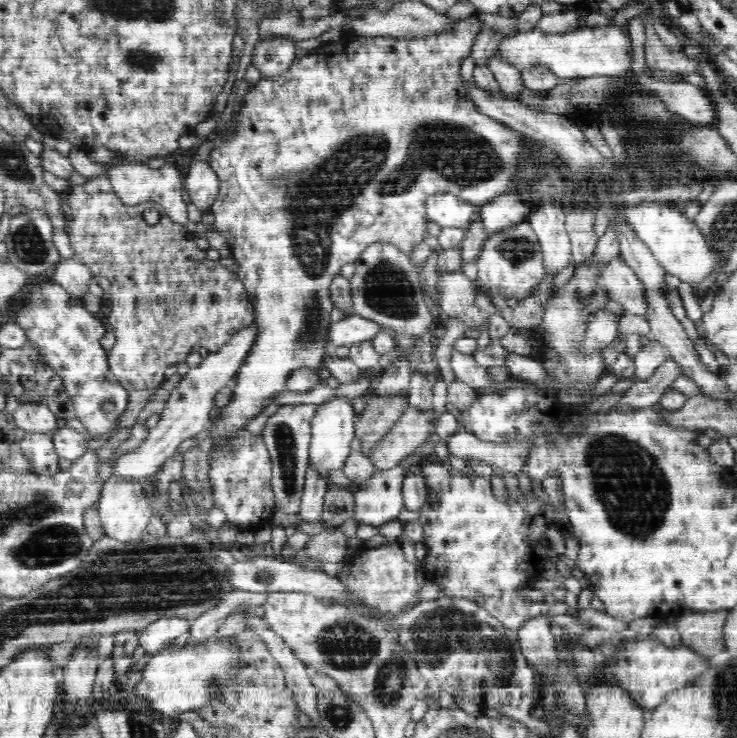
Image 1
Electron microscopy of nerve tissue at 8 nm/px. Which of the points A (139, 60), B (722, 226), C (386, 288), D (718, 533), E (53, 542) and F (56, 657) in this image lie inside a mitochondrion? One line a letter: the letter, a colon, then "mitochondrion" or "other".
A: mitochondrion
B: mitochondrion
C: mitochondrion
D: other
E: mitochondrion
F: mitochondrion

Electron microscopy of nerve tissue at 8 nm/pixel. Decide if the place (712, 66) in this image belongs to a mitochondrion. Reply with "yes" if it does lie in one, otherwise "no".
no

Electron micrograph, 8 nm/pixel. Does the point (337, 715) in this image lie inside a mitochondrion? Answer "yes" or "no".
yes

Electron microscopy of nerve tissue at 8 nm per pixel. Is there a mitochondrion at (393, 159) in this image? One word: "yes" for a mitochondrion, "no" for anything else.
yes

